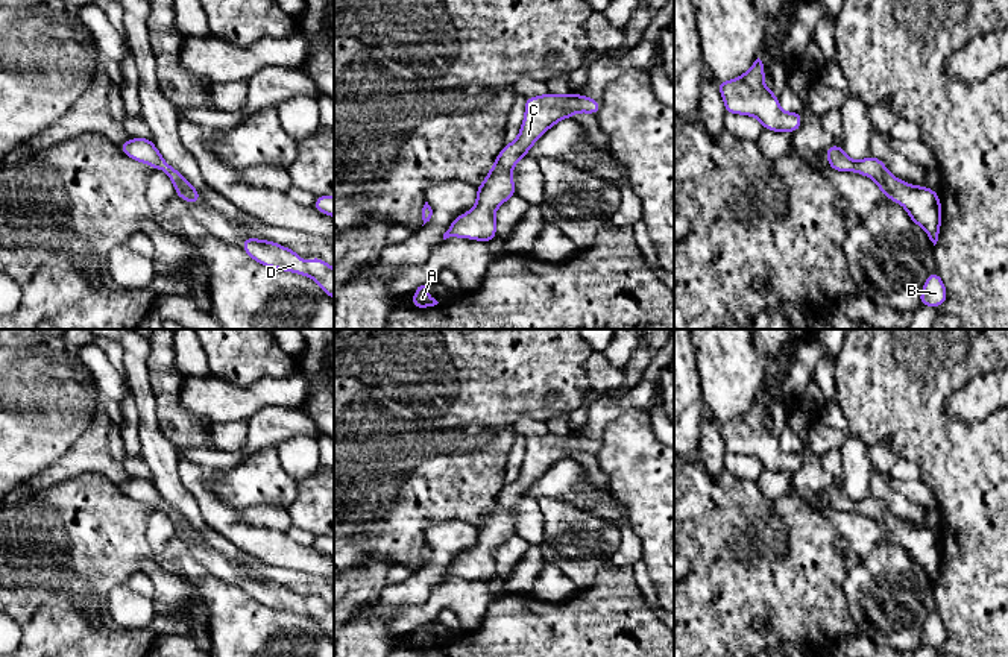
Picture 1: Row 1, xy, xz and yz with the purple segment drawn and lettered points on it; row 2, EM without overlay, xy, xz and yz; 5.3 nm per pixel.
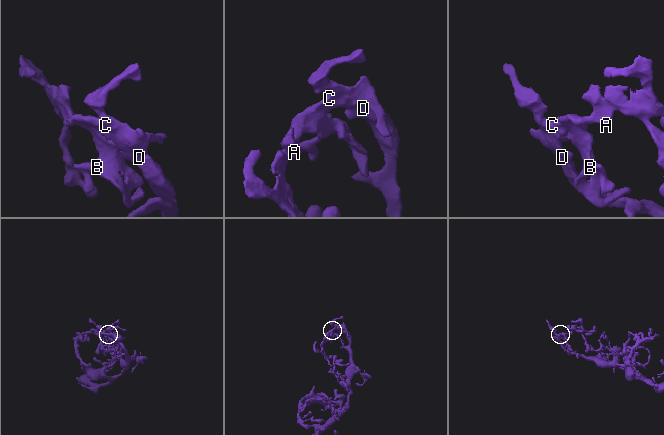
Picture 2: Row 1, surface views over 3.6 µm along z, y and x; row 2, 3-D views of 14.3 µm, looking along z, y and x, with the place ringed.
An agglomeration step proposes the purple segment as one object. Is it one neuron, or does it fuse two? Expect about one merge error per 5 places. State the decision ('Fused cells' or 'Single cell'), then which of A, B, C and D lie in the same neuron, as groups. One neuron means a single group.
Single cell. Groups: A B C D

